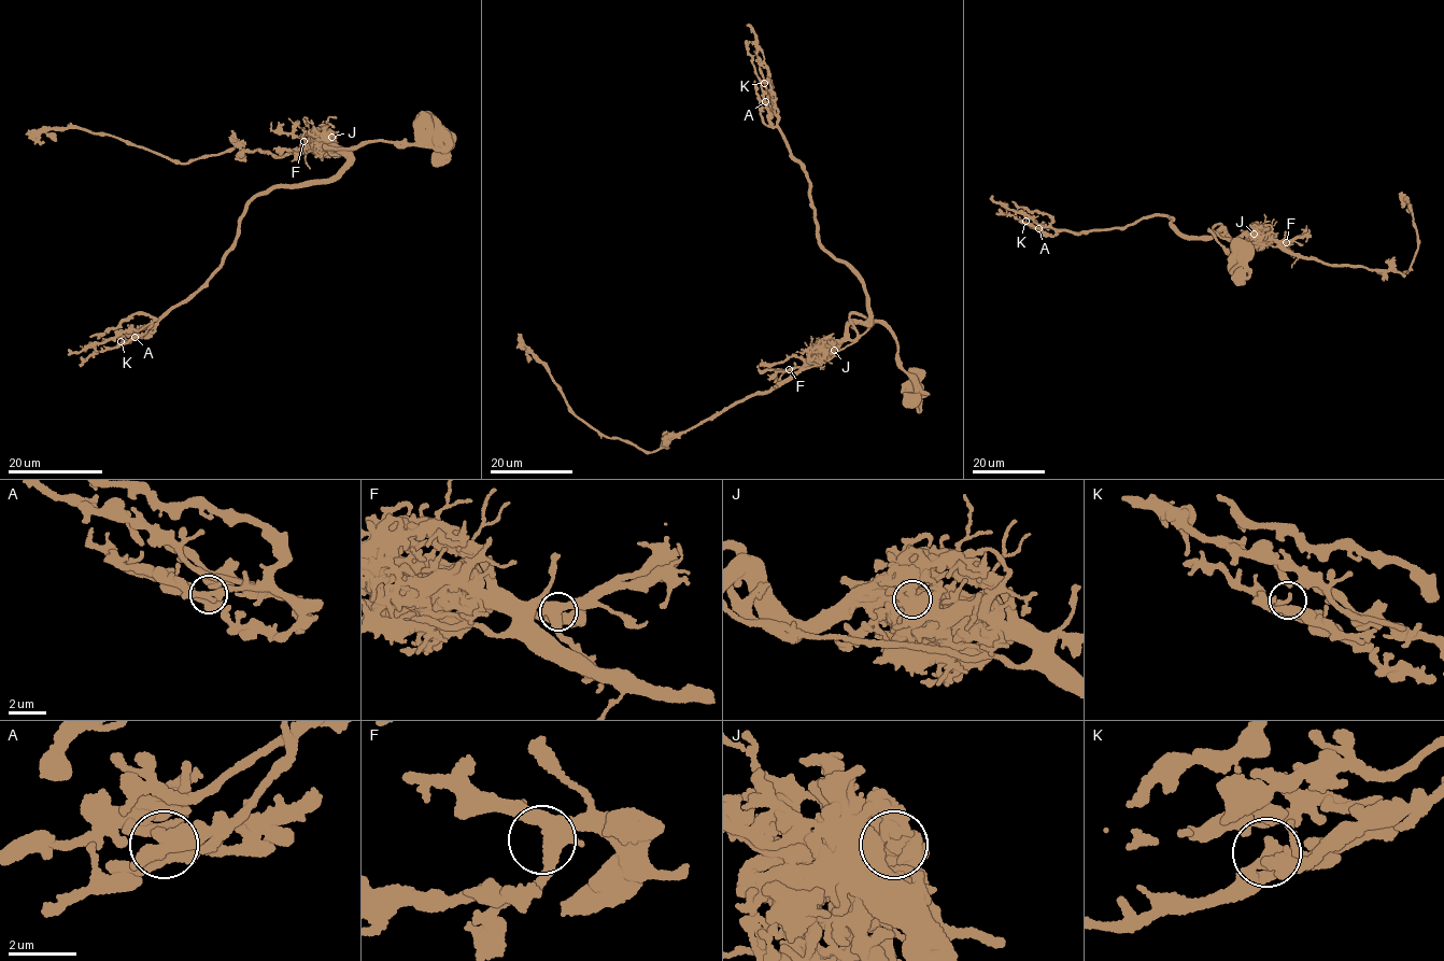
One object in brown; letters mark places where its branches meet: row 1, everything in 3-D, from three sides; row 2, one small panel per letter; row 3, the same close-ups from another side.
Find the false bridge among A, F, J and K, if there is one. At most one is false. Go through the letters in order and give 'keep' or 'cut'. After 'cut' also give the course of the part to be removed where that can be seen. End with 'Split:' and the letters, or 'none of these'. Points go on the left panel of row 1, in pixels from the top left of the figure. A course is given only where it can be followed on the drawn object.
A: keep
F: keep
J: cut | (333, 136), (278, 156), (245, 151), (238, 144), (185, 163), (85, 128), (26, 133)
K: keep
Split: J

